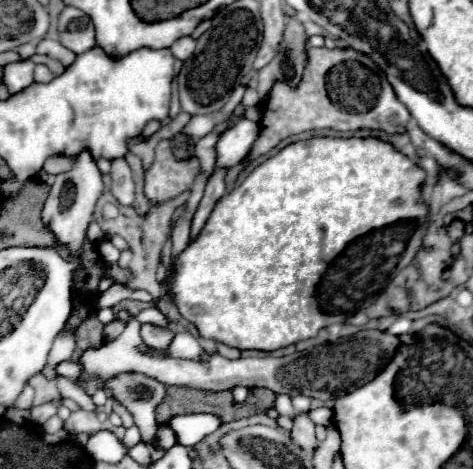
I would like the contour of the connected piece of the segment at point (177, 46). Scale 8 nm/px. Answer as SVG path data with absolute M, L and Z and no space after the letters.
M182 37L180 41L176 41L176 43L170 47L170 51L172 51L172 55L174 55L176 59L186 61L186 59L194 53L194 47L196 47L196 41L194 41L192 37Z

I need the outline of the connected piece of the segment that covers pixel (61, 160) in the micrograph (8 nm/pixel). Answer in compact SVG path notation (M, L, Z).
M52 155L44 163L44 171L52 173L52 175L64 173L64 169L70 169L70 163L72 163L72 159L66 157L66 155Z

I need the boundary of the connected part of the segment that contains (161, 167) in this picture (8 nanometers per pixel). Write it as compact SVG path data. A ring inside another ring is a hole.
M160 141L156 145L154 163L146 171L146 195L156 203L166 201L186 191L196 175L198 175L198 159L176 161L170 151L170 143Z

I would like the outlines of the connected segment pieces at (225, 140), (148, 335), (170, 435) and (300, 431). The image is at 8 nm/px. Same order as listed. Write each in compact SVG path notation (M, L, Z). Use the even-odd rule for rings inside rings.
M242 119L232 129L226 129L216 145L218 153L216 167L220 165L234 167L236 163L240 163L250 153L254 141L258 139L258 133L260 133L260 123L250 119Z
M146 323L146 325L142 325L142 341L152 349L164 349L164 345L168 345L168 341L172 341L176 331L178 331L178 327L174 323L170 323L170 329L162 329L162 327Z
M166 425L164 429L158 429L156 439L158 439L158 445L160 445L162 449L170 449L172 445L176 445L176 435L174 435L174 431L172 431L168 425Z
M298 415L294 419L294 429L292 429L292 441L306 449L308 453L314 453L318 447L318 439L314 433L314 423L310 421L308 415Z

